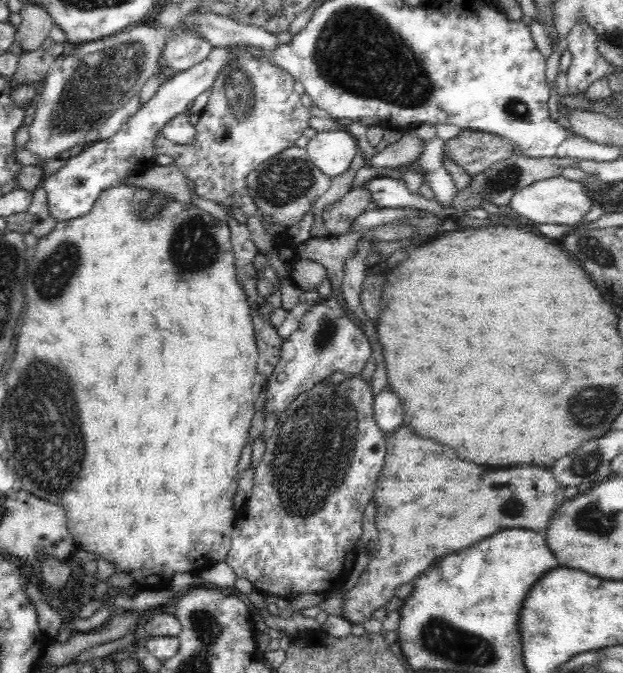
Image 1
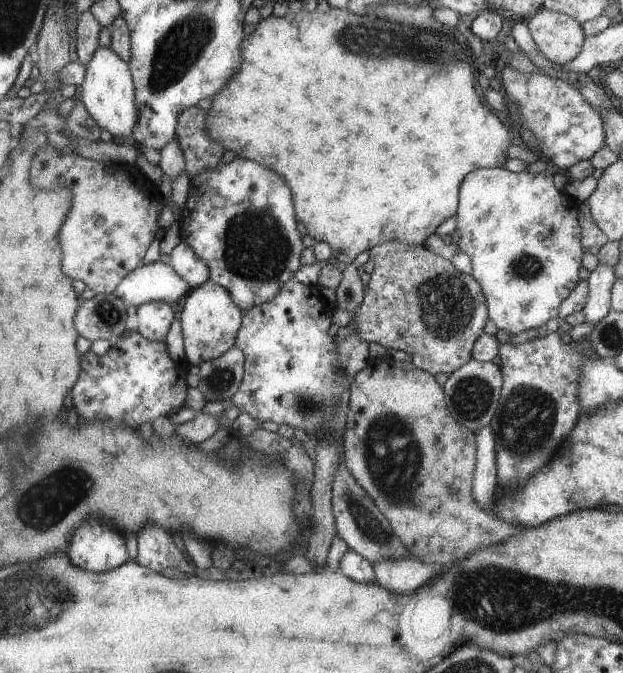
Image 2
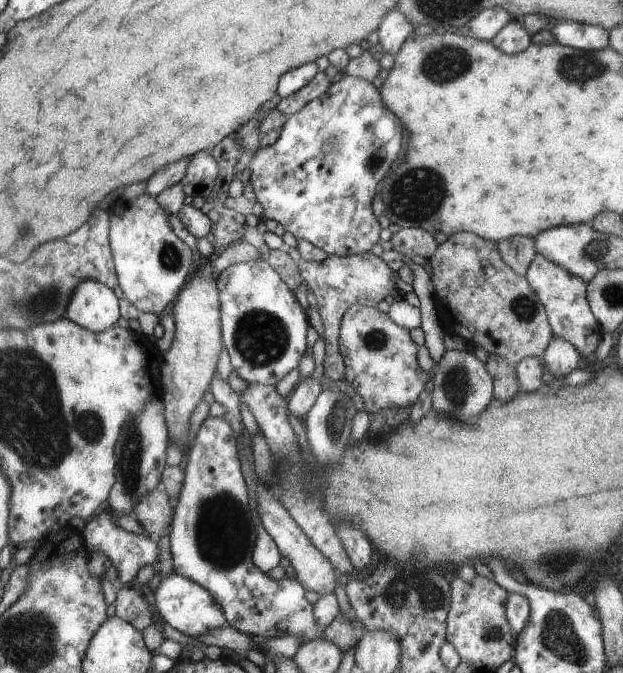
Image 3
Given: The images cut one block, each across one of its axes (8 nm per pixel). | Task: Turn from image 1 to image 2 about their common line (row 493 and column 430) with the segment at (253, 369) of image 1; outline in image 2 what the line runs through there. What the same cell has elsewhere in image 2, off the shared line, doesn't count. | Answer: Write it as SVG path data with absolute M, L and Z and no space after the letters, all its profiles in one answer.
M329 8L327 12L304 12L286 13L283 17L267 16L259 20L254 32L245 38L245 46L241 46L241 56L243 56L243 64L241 64L241 72L237 76L233 76L229 80L229 84L225 88L221 88L215 96L212 97L211 108L209 113L206 114L205 127L206 133L212 139L221 144L225 150L232 150L241 156L241 158L249 158L249 160L255 160L257 164L261 166L267 166L271 170L275 170L277 174L281 174L287 182L289 182L289 190L293 190L293 204L297 206L296 218L298 222L301 222L305 229L307 229L308 235L315 241L324 242L329 245L331 249L331 260L333 262L342 262L343 264L350 264L356 258L356 256L362 253L364 250L372 249L373 246L379 245L386 241L402 241L409 245L423 245L431 234L435 233L437 226L442 224L449 216L454 216L459 205L459 189L461 182L464 178L473 170L480 167L503 167L505 163L505 154L507 154L507 148L511 144L511 134L509 130L499 122L497 116L493 116L494 112L491 112L489 106L485 106L481 102L481 98L477 96L478 92L475 92L475 78L473 78L473 70L471 70L471 64L469 64L469 50L467 46L459 44L458 38L453 35L448 35L445 31L431 31L430 29L421 29L412 25L405 25L404 23L392 22L387 19L381 19L379 17L372 17L369 15L355 15L349 13L347 10Z

